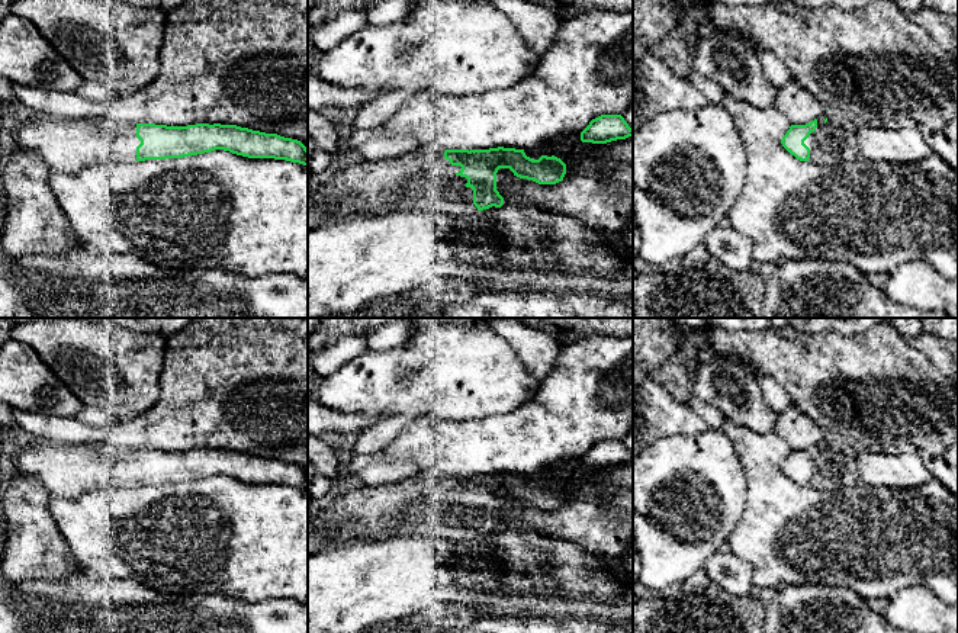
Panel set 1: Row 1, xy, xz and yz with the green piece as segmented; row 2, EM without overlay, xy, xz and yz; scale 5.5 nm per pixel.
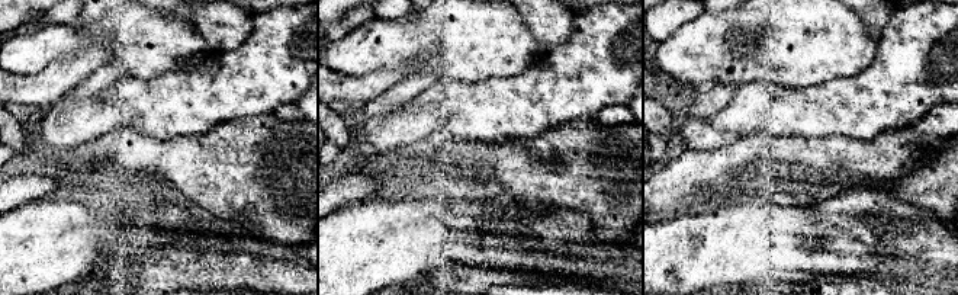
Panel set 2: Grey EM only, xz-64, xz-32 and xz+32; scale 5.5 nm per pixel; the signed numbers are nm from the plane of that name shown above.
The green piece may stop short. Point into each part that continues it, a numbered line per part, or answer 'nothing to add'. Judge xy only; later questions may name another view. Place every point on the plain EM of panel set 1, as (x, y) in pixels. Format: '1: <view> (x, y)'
1: xy (64, 469)

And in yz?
1: yz (833, 466)

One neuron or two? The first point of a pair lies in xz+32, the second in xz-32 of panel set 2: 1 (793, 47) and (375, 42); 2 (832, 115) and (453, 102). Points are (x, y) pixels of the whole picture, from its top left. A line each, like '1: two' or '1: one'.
1: one
2: one

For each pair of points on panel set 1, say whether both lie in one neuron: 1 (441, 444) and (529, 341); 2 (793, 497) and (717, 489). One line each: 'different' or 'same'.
1: different
2: different

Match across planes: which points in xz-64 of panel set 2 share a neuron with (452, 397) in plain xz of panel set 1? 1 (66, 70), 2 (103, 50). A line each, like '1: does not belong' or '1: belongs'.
1: does not belong
2: does not belong

